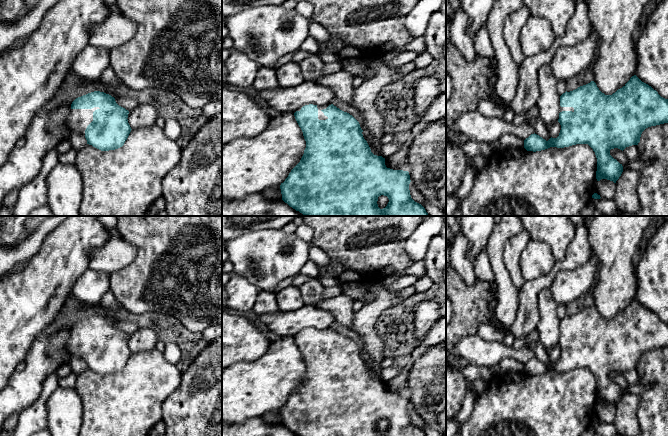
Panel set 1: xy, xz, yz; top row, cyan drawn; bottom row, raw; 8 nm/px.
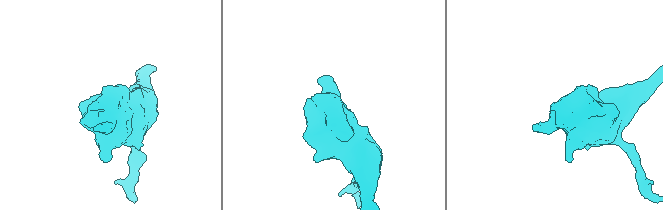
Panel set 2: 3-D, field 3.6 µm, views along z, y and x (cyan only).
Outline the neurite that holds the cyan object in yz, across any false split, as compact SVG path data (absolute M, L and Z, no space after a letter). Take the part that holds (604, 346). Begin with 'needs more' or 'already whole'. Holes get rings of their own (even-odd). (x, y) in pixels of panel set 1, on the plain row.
needs more | M636 299L612 319L605 319L594 305L560 320L558 346L561 354L557 362L548 365L537 358L524 364L527 375L541 375L550 371L564 372L576 368L588 368L597 382L596 403L607 403L616 407L623 396L623 390L610 379L610 374L638 369L642 356L651 350L668 347L668 323L642 306Z

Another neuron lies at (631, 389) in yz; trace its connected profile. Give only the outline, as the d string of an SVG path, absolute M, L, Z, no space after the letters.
M628 384L628 387L625 391L623 391L623 394L627 393L627 394L642 394L647 388L649 388L648 385L640 385L640 384L636 384L636 385L630 385Z

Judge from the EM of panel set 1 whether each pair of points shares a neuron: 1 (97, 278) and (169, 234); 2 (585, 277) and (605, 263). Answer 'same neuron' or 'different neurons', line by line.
1: different neurons
2: different neurons

